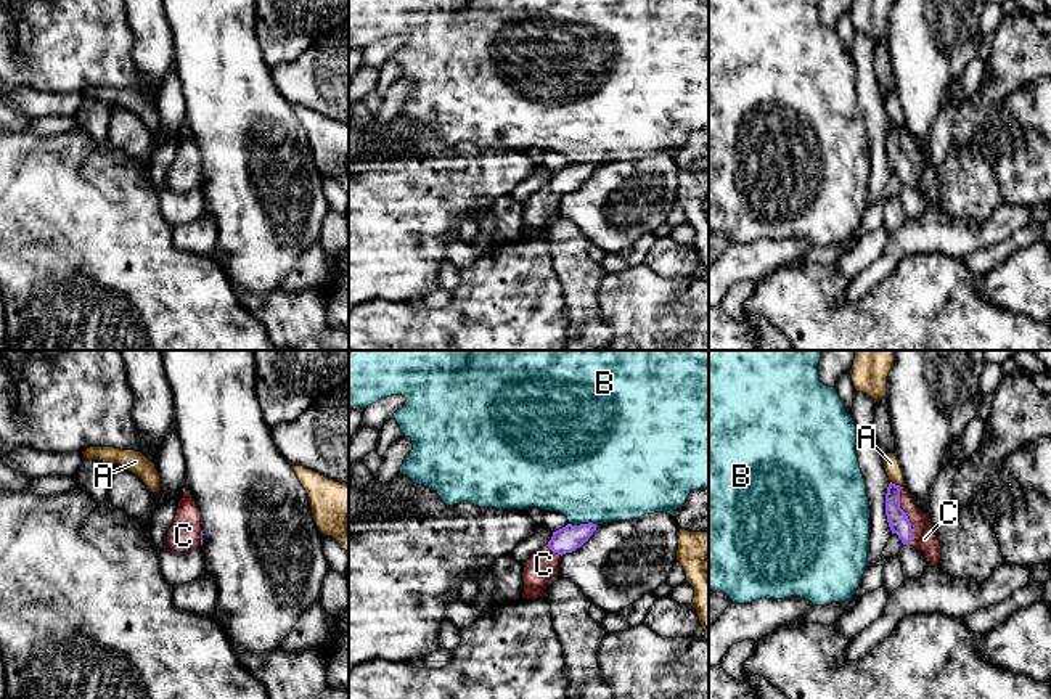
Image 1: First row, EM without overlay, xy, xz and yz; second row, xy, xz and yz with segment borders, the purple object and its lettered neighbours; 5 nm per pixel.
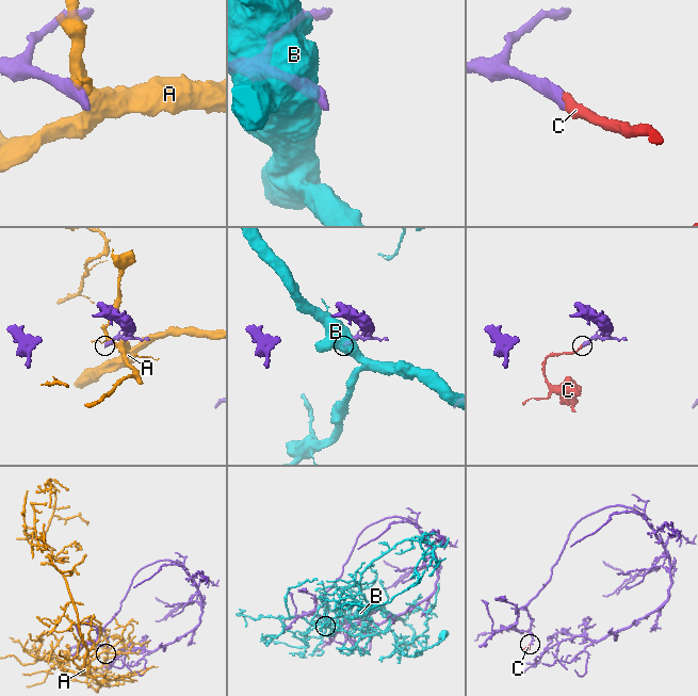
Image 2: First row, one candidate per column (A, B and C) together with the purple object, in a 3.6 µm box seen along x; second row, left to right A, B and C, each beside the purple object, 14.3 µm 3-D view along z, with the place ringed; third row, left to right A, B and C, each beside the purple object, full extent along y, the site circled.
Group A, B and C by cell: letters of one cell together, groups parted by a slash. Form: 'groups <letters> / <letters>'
groups A / B / C

